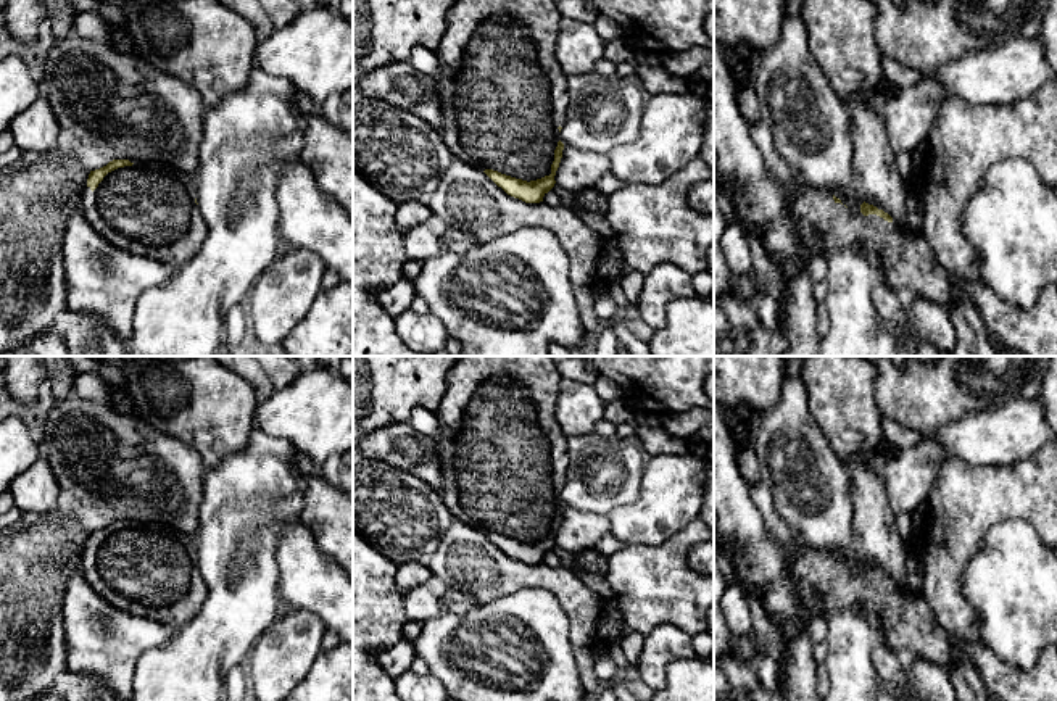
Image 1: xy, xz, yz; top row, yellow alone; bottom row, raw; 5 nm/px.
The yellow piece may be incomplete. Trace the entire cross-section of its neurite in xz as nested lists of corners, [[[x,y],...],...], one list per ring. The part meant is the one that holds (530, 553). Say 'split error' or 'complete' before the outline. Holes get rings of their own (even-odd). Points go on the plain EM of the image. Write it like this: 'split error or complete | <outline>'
split error | [[[466,356],[450,367],[446,375],[446,390],[437,413],[441,430],[437,437],[438,456],[443,472],[440,488],[441,500],[451,511],[456,521],[482,530],[498,548],[508,556],[525,564],[540,564],[543,558],[554,548],[556,532],[559,529],[564,504],[559,501],[561,487],[567,480],[569,446],[567,437],[562,433],[556,419],[556,401],[559,396],[559,382],[562,375],[558,371],[553,356]]]

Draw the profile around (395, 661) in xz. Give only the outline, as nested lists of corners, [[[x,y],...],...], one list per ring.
[[[401,640],[379,656],[379,664],[392,678],[396,678],[411,670],[416,656],[412,643]]]

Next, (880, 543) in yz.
[[[854,454],[844,466],[849,474],[852,529],[860,556],[865,564],[888,574],[897,591],[907,591],[904,540],[888,504],[880,462],[868,454]]]

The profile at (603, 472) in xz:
[[[596,433],[567,437],[569,469],[559,501],[574,509],[609,514],[640,495],[646,454],[624,438]]]

